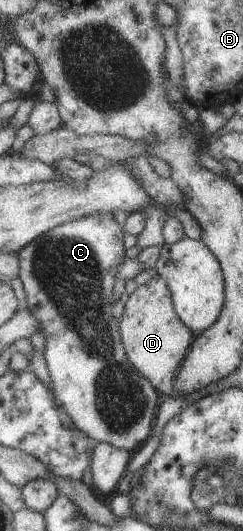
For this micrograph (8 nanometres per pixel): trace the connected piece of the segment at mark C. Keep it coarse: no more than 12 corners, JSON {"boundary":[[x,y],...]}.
{"boundary":[[93,212],[18,250],[56,402],[132,454],[158,392],[109,303],[122,226]]}

